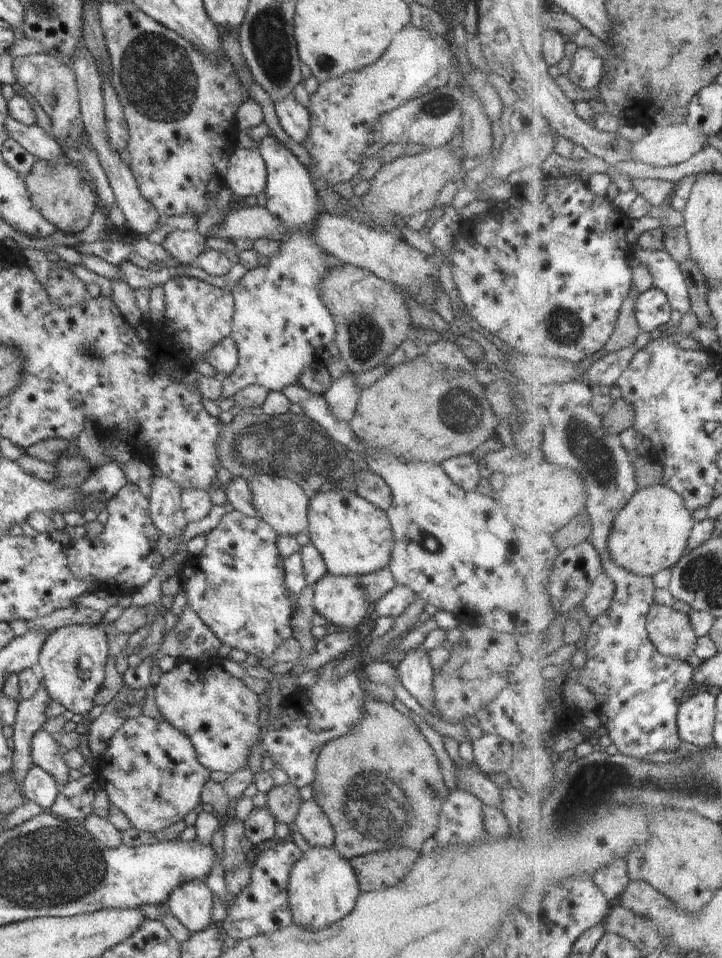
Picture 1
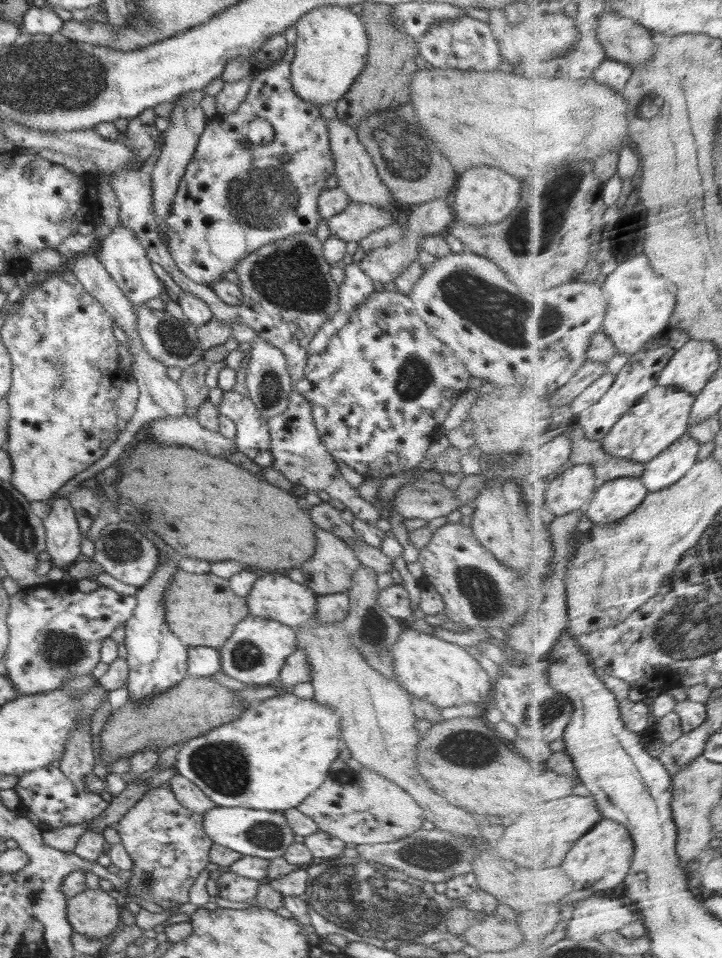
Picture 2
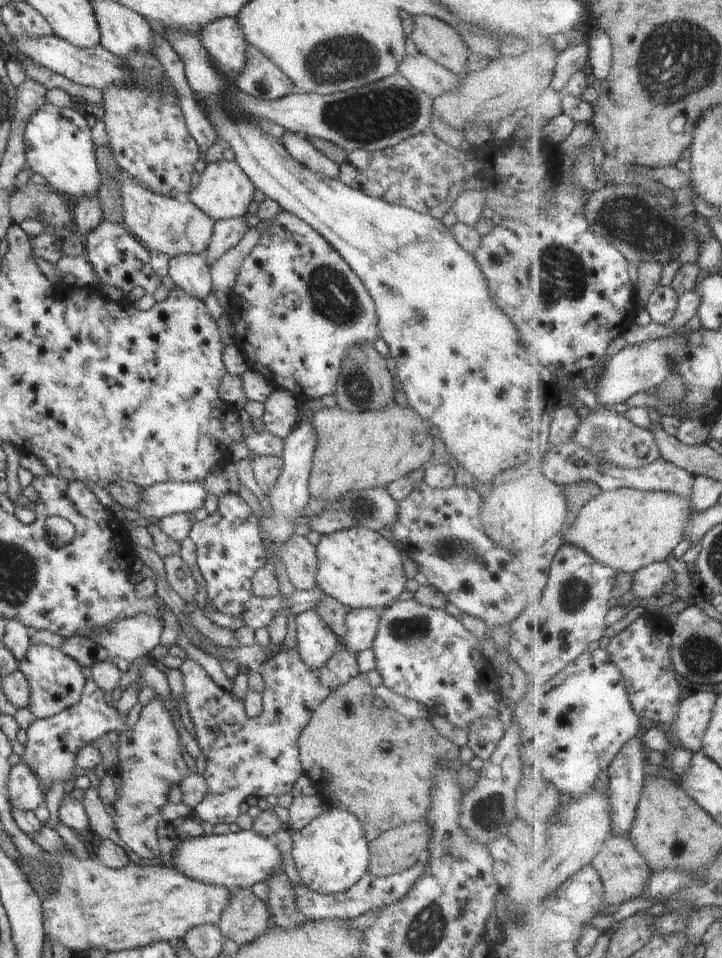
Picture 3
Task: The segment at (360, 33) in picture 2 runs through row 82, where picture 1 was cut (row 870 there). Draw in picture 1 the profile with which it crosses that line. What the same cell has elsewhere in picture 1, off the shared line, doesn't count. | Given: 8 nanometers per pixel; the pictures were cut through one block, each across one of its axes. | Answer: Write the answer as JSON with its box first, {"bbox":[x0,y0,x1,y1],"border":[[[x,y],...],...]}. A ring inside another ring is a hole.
{"bbox":[288,846,360,930],"border":[[[312,846],[302,852],[290,872],[288,906],[292,910],[292,923],[306,930],[328,928],[352,912],[360,894],[358,878],[350,866],[350,859],[340,856],[335,847]]]}

